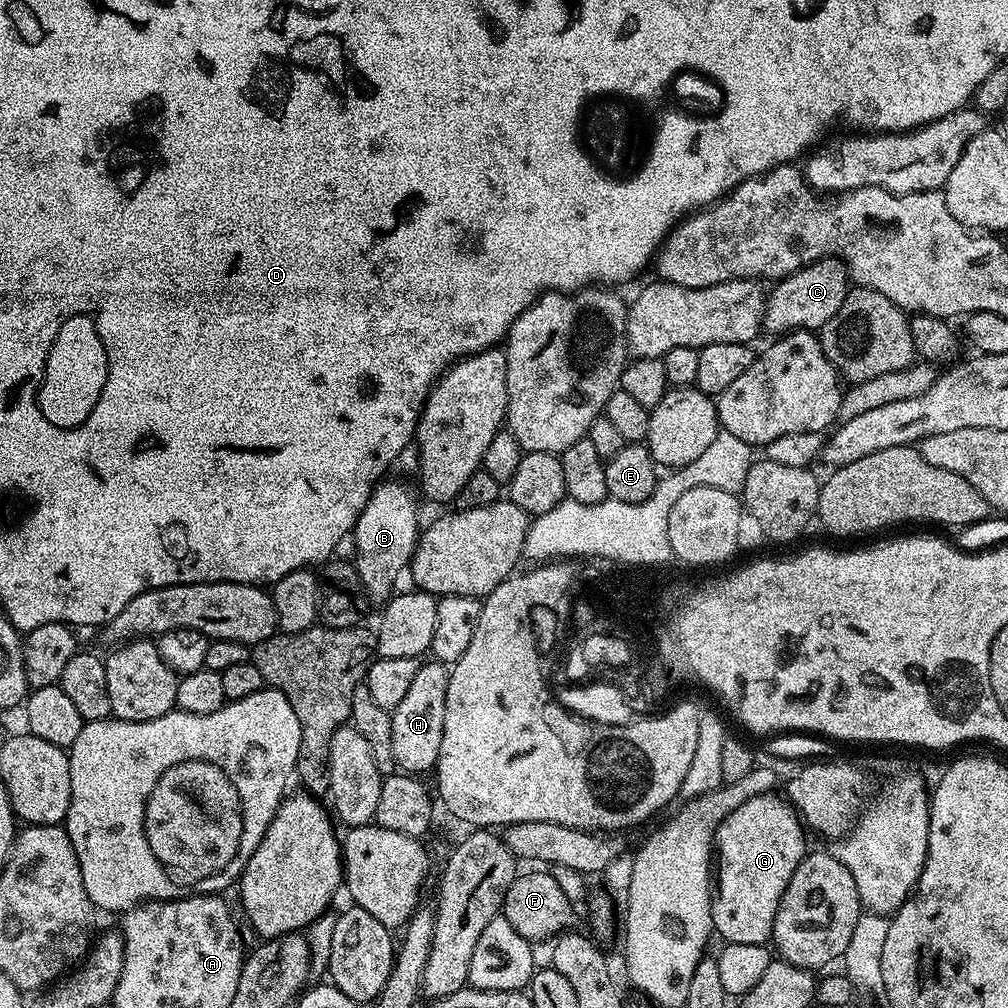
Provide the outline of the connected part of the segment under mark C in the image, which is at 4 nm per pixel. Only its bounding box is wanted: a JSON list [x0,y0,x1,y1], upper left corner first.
[763,256,850,334]

